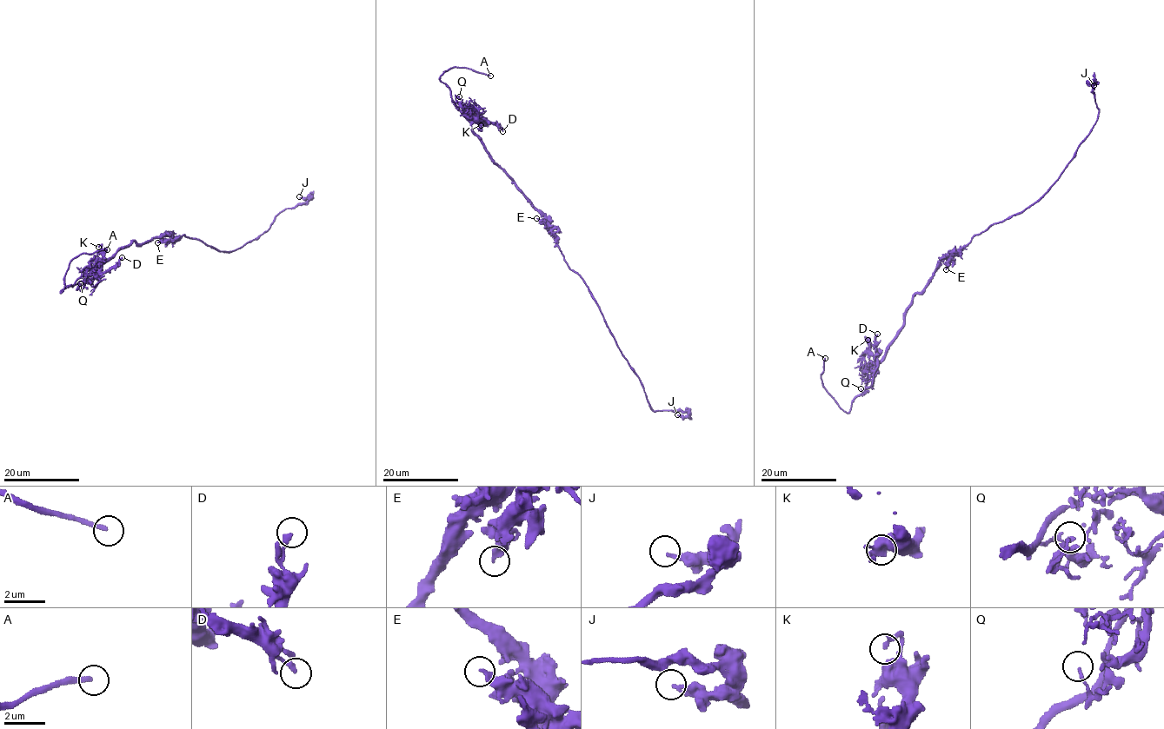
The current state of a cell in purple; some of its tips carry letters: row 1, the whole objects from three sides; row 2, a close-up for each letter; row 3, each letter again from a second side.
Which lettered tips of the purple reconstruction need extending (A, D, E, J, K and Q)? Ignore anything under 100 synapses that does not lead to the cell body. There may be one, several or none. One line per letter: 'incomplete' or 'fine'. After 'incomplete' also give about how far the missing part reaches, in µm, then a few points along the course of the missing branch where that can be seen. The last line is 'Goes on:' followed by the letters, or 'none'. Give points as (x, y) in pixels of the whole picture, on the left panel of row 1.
A: incomplete; missing 30 µm; course (107, 249), (143, 237), (161, 237), (162, 235), (164, 240)
D: fine
E: fine
J: fine
K: fine
Q: fine
Goes on: A

